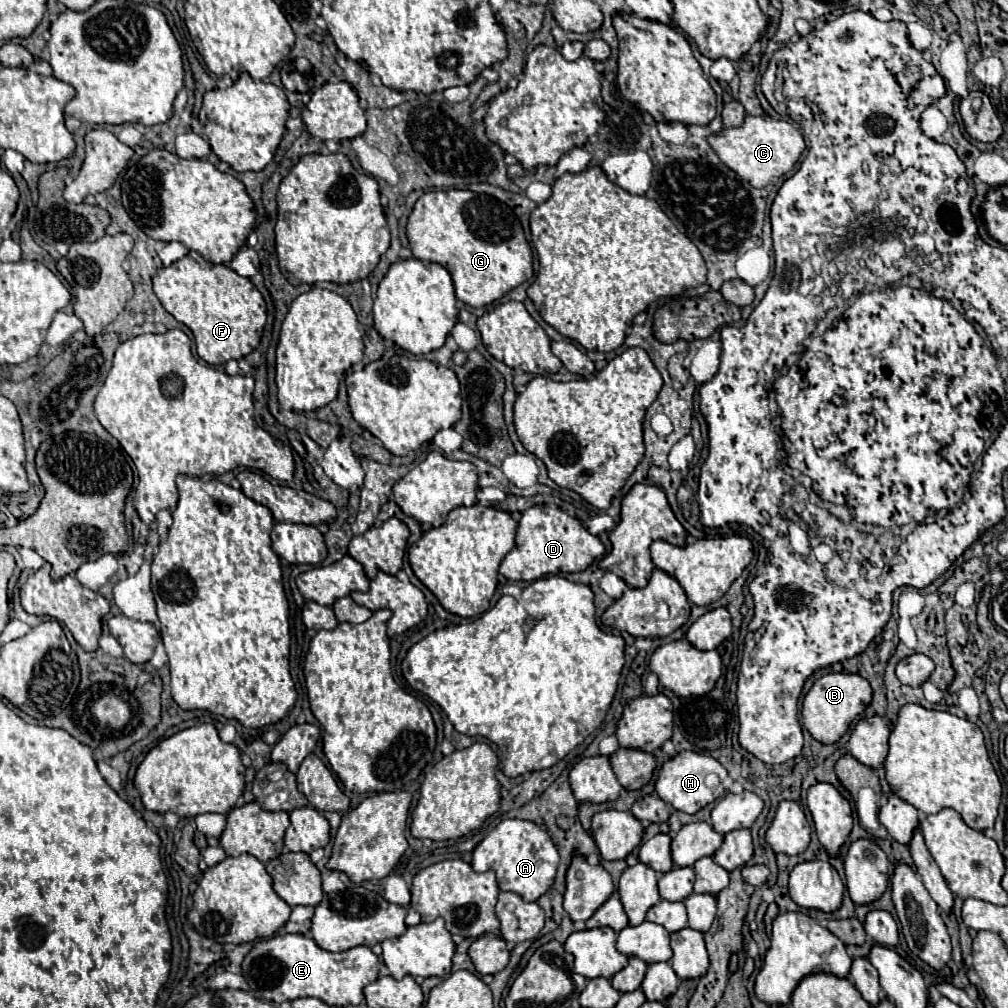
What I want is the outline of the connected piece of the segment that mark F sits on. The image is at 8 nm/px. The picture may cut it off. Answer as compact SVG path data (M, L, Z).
M189 251L183 259L175 261L173 265L161 269L153 277L153 291L159 297L161 305L183 325L187 325L193 331L197 355L209 363L209 365L225 365L229 359L241 359L249 355L261 341L261 331L267 321L267 307L261 293L255 289L255 285L247 279L237 275L227 265L215 265L205 261L199 253Z

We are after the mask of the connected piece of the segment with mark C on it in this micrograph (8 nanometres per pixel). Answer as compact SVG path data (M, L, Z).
M747 115L741 127L721 129L707 141L711 143L719 159L737 175L747 179L753 187L765 187L773 177L783 177L785 173L789 173L805 149L803 133L799 127L783 119L765 119L753 115Z

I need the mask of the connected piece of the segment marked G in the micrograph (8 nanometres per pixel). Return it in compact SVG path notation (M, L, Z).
M441 189L421 195L407 221L407 239L415 259L439 263L451 273L457 299L469 307L489 305L533 277L533 253L517 215L511 207L489 195L459 189Z

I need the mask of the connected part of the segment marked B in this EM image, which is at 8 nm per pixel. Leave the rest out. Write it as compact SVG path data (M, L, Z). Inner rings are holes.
M829 671L815 679L813 687L803 699L803 725L821 743L835 743L851 725L851 721L865 711L871 701L871 685L859 673Z

